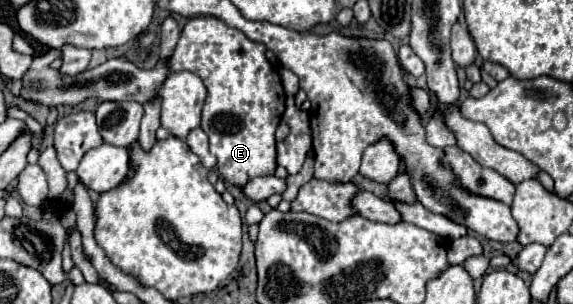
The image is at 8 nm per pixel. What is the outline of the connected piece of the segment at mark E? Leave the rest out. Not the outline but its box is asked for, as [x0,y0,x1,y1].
[170,17,284,187]

